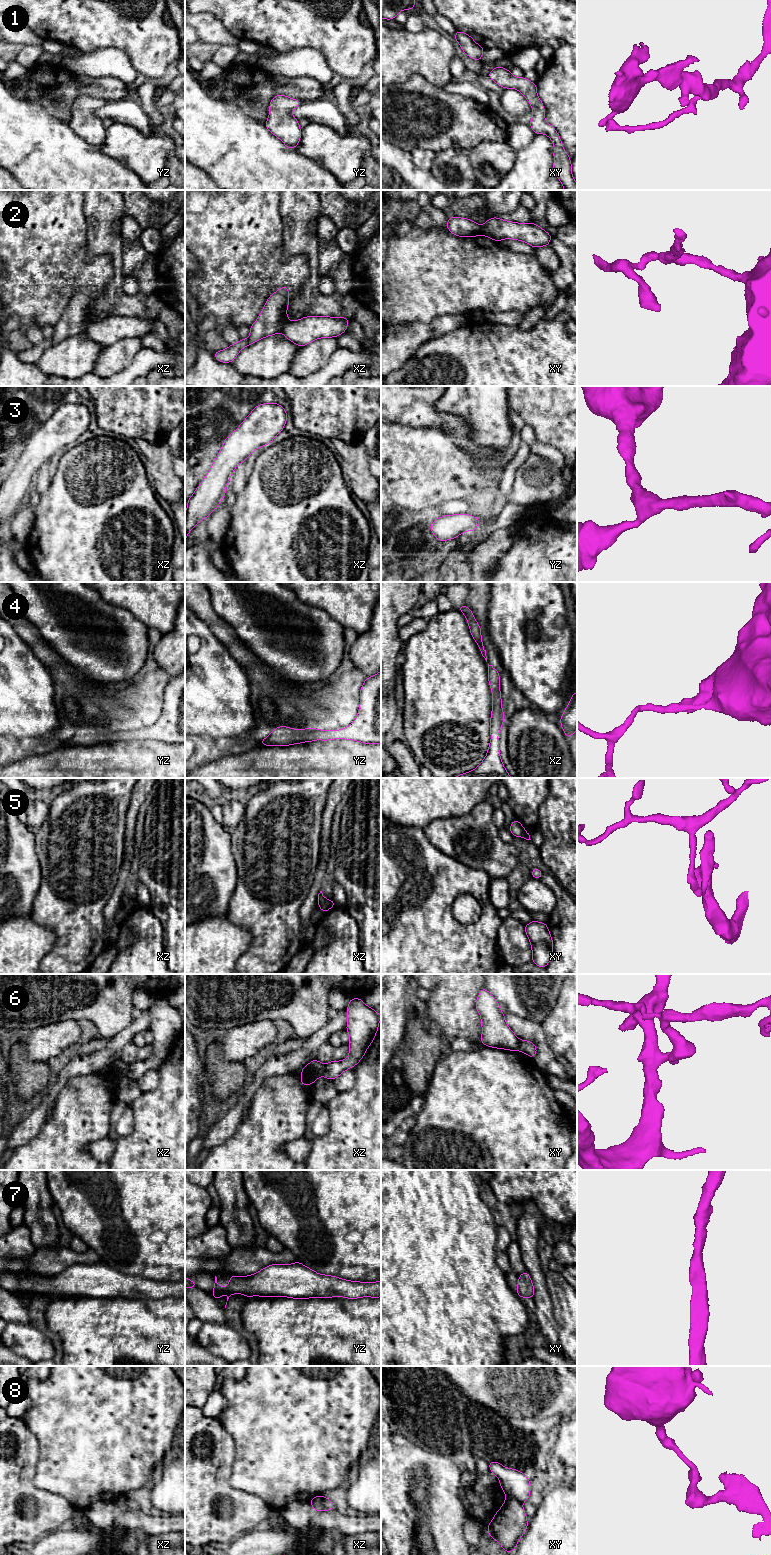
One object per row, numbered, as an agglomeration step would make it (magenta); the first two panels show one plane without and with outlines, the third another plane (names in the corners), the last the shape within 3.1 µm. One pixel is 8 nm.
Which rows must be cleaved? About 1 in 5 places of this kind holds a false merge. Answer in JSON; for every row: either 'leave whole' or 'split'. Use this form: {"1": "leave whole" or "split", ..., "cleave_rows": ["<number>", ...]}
{"1": "leave whole", "2": "split", "3": "leave whole", "4": "leave whole", "5": "split", "6": "split", "7": "leave whole", "8": "split", "cleave_rows": ["2", "5", "6", "8"]}

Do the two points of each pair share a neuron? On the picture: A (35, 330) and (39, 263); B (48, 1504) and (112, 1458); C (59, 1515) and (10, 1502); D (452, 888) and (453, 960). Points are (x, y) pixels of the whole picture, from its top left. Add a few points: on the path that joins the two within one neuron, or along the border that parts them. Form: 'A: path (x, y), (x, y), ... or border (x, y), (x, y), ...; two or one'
A: border (41, 327), (32, 323), (24, 333); two
B: border (38, 1487), (63, 1495), (76, 1508); two
C: path (45, 1515), (23, 1520), (15, 1516); one
D: path (441, 906), (441, 942); one

